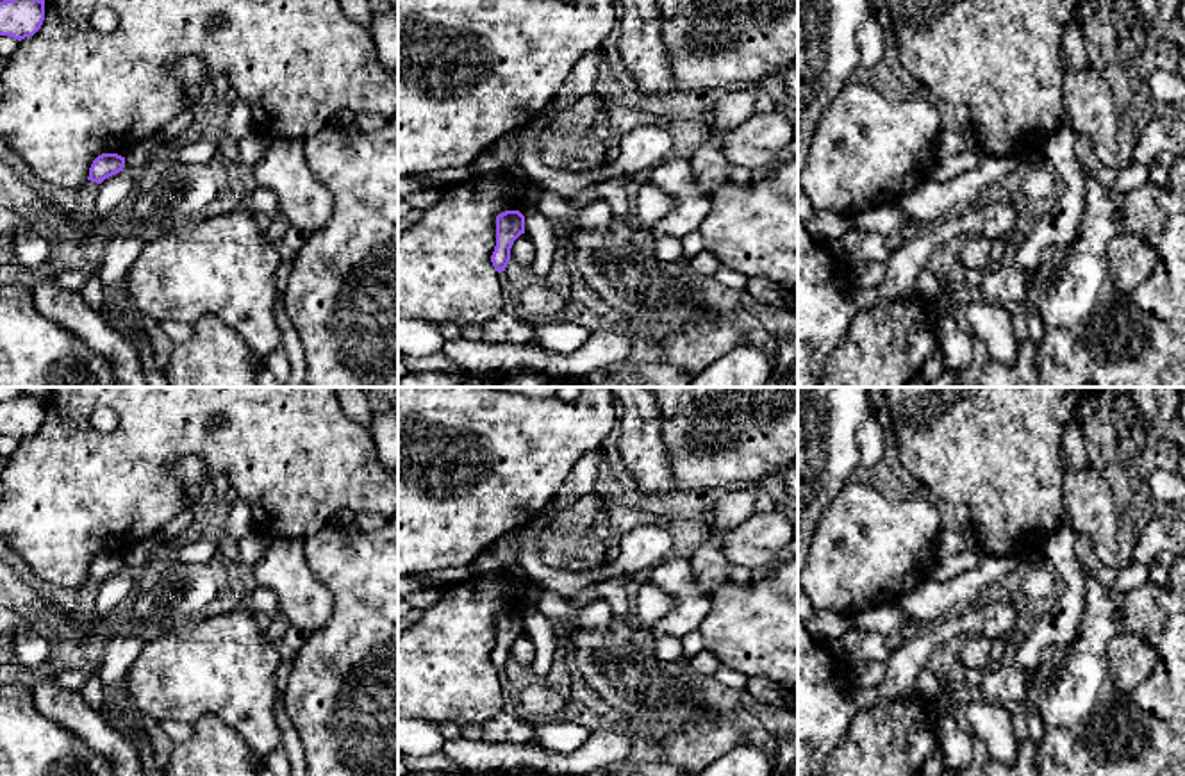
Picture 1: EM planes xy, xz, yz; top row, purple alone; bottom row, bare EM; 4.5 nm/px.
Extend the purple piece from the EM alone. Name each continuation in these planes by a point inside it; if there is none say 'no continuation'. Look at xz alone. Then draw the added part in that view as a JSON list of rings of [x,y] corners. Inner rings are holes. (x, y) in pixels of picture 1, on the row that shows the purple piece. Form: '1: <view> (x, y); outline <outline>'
no continuation

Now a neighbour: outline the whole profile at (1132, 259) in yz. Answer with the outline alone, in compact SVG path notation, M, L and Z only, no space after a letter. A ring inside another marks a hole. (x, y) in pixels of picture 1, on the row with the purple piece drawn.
M1135 235L1112 239L1106 255L1112 277L1121 291L1131 291L1142 284L1156 266L1153 246Z

